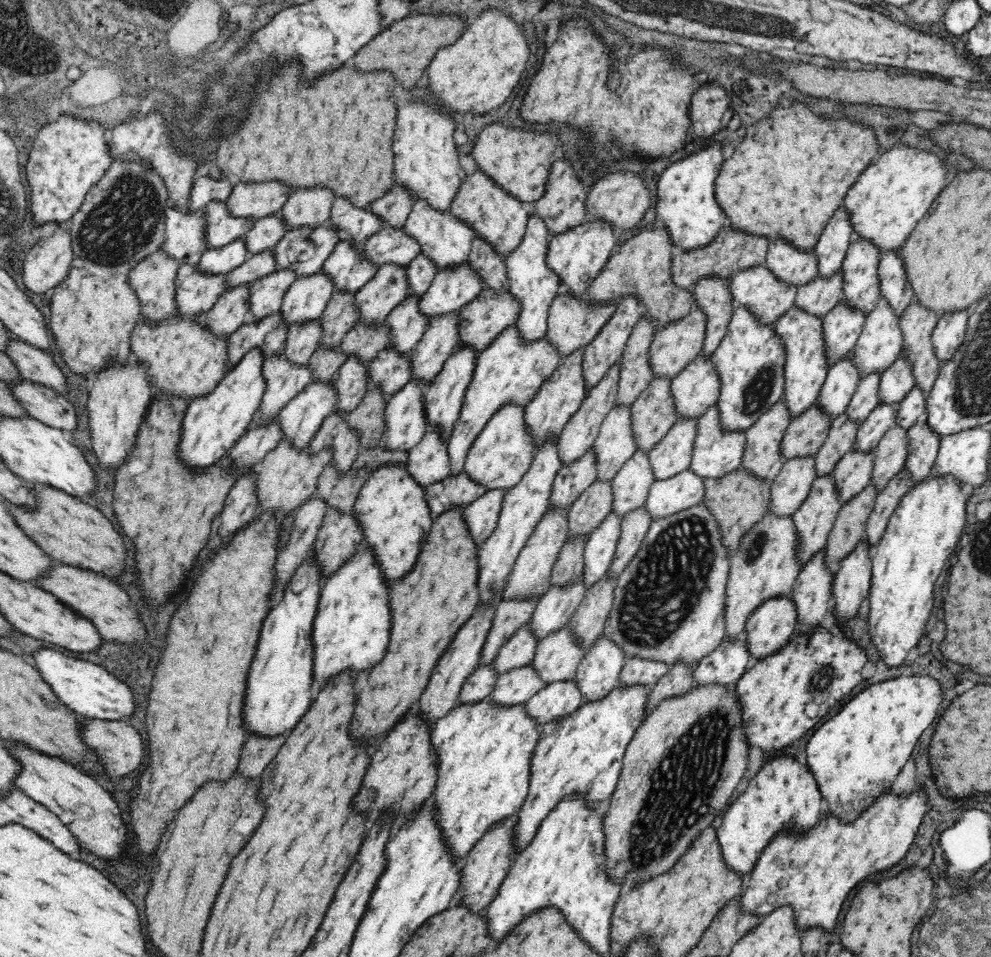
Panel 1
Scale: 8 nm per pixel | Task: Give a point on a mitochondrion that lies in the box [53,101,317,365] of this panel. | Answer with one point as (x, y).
(123, 222)

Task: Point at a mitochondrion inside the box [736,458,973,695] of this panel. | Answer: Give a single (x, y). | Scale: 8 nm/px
(754, 548)

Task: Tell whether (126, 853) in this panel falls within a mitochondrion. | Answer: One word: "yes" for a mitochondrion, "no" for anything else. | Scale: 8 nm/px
no

